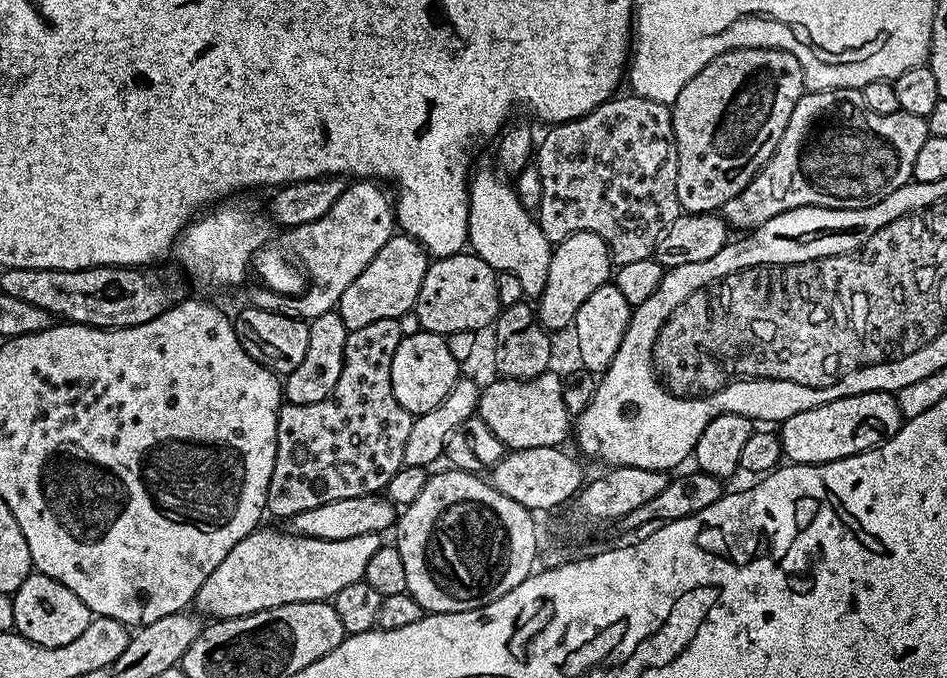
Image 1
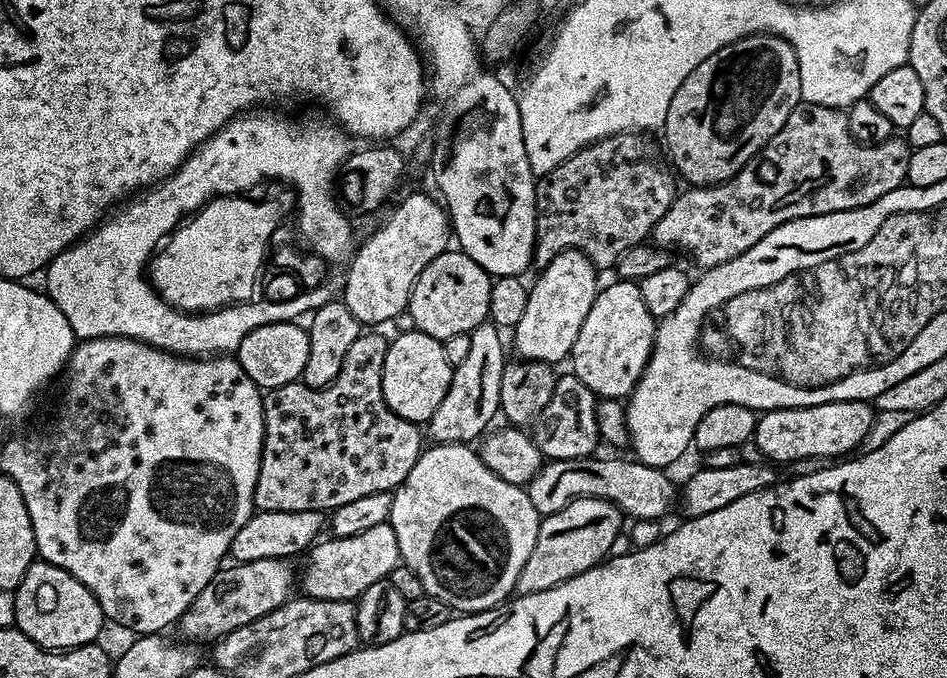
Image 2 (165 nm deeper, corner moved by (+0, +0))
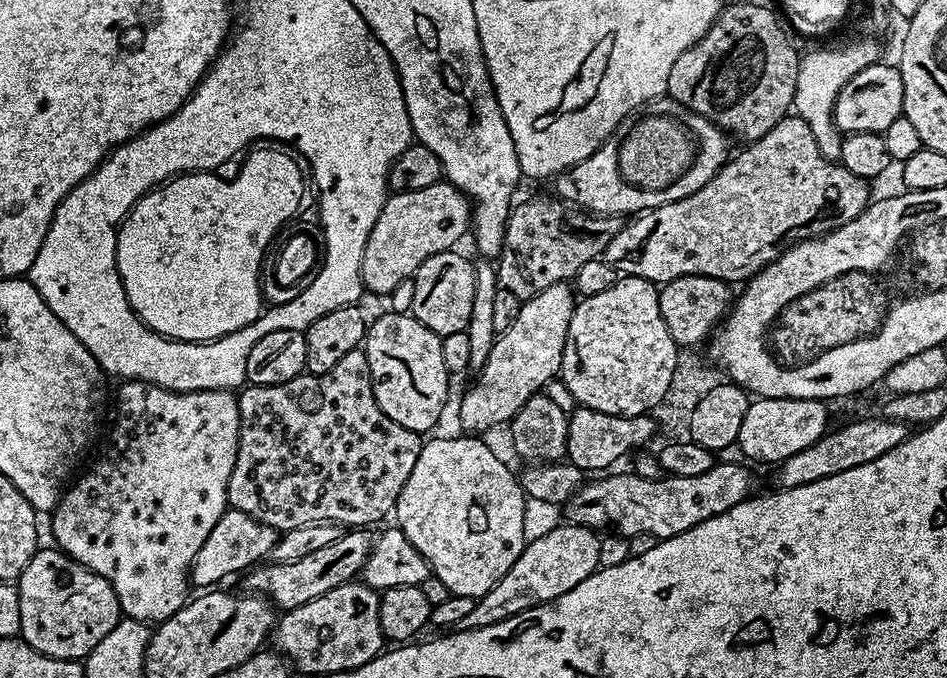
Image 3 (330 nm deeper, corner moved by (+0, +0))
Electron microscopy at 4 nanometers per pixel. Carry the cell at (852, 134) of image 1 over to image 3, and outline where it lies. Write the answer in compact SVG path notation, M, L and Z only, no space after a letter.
M799 114L784 116L774 130L741 147L744 149L728 159L702 190L694 190L694 194L678 202L666 202L629 219L614 234L602 259L610 262L621 277L637 276L657 286L683 276L709 276L729 282L751 280L766 265L774 263L786 246L797 240L825 236L858 218L868 207L869 181L850 174L835 159L827 160L819 147L823 148L807 120Z

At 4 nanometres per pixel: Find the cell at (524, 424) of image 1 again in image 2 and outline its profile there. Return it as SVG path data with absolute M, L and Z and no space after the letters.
M571 374L557 375L554 394L550 394L550 402L546 402L542 414L536 417L534 427L530 432L533 442L544 458L548 460L577 460L583 456L593 455L597 451L595 449L596 444L598 445L600 440L600 431L596 421L597 399L594 393L577 376Z

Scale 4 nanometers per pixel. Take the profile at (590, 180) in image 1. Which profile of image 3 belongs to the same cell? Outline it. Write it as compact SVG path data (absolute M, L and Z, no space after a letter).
M553 195L517 203L508 213L502 250L496 264L499 287L510 290L522 302L534 298L546 286L571 281L576 271L591 260L601 259L614 234L622 227L614 216L598 216L572 210L564 220L565 203Z

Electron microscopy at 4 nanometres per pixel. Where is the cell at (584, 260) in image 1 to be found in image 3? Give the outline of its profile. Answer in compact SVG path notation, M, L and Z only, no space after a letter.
M568 282L546 286L546 290L521 303L518 318L514 318L514 326L497 335L496 341L492 343L490 358L486 358L484 365L478 369L477 376L480 377L473 382L472 389L460 400L460 424L464 427L461 429L465 433L481 434L492 426L511 422L518 414L518 410L522 410L522 406L530 402L532 396L543 393L546 386L557 379L570 330L570 318L577 303L573 285Z

